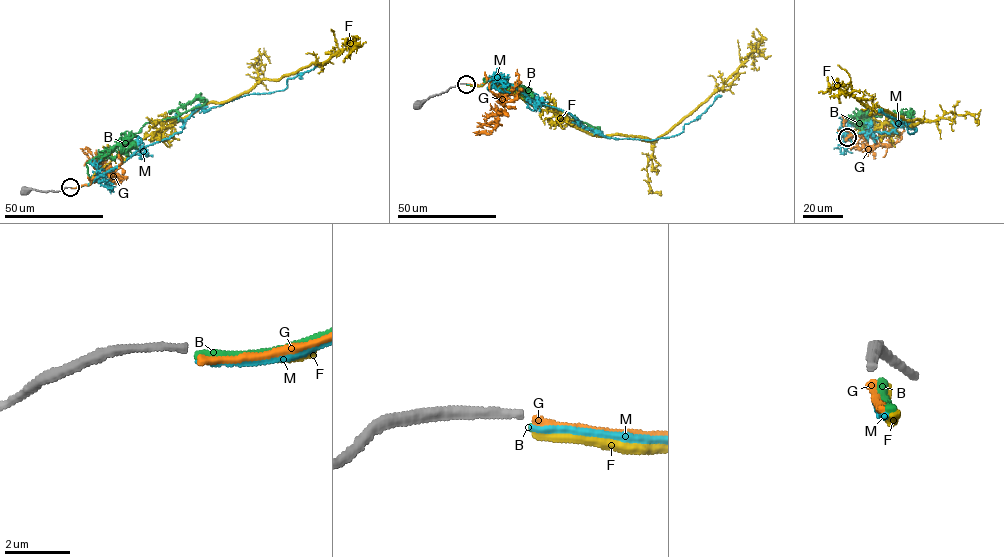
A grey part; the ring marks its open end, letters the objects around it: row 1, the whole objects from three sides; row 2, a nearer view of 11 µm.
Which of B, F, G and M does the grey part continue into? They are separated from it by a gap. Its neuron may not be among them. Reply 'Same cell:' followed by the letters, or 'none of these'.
Same cell: B

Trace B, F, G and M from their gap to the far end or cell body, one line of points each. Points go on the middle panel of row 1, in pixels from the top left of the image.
B: (466, 84), (481, 85), (485, 78), (533, 104), (569, 112), (599, 131), (600, 126)
F: (466, 84), (488, 80), (598, 136), (653, 141), (733, 74), (761, 40), (756, 28)
G: (466, 84), (483, 84), (489, 79), (489, 88), (505, 109), (491, 133), (473, 132)
M: (466, 84), (501, 81), (533, 100), (570, 114), (599, 134), (644, 140), (678, 134), (685, 124), (721, 95)

